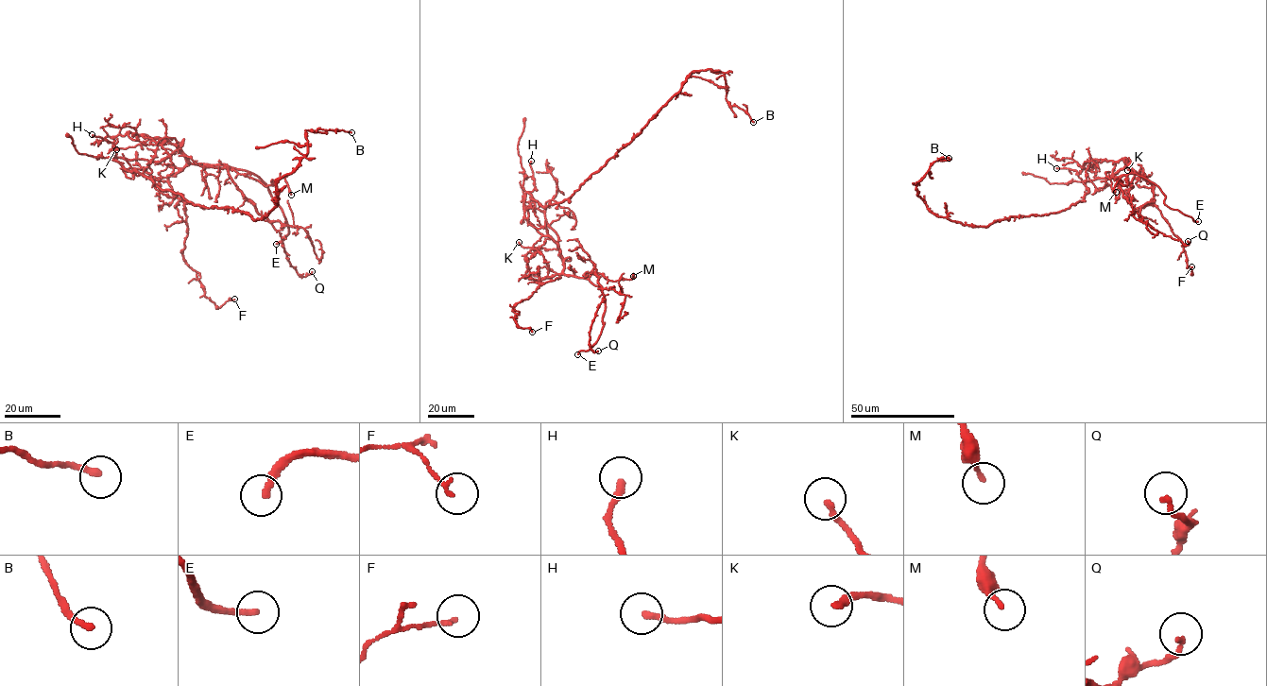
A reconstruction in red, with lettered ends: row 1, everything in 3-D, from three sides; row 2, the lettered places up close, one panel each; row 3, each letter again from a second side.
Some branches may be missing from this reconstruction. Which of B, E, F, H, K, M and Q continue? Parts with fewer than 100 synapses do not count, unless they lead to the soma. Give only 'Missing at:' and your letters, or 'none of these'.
Missing at: E

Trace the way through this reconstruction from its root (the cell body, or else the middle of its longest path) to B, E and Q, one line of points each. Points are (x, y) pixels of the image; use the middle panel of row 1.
B: (548, 206), (570, 199), (629, 145), (689, 74), (720, 71), (727, 102), (753, 122)
E: (548, 206), (526, 193), (524, 216), (557, 245), (564, 273), (588, 278), (605, 300), (599, 338), (577, 354)
Q: (548, 206), (526, 193), (524, 216), (565, 274), (594, 265), (598, 351)

